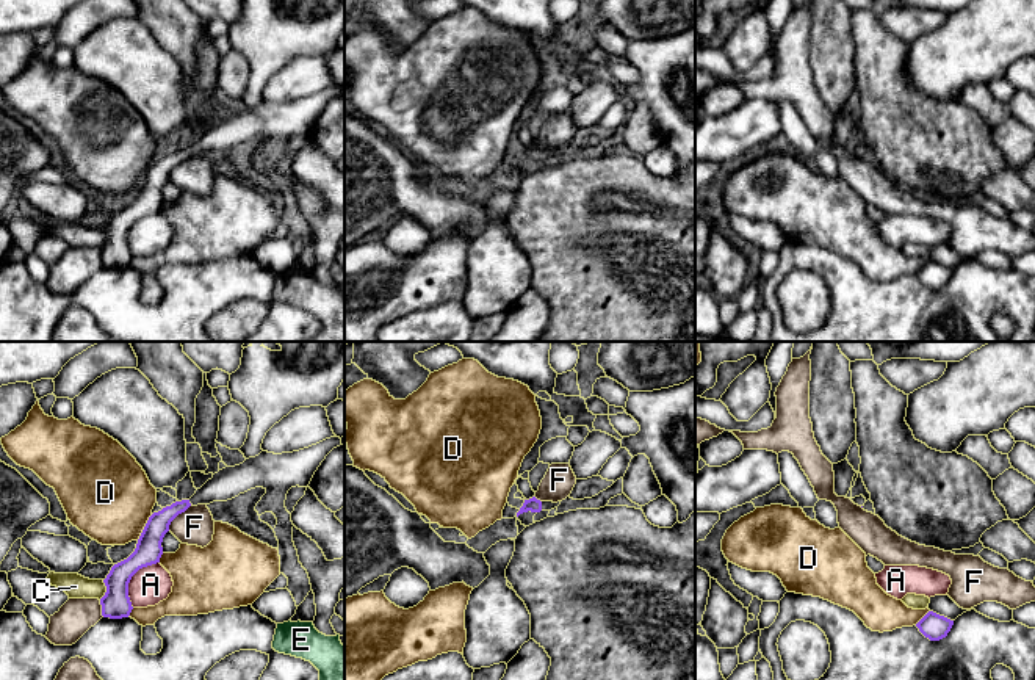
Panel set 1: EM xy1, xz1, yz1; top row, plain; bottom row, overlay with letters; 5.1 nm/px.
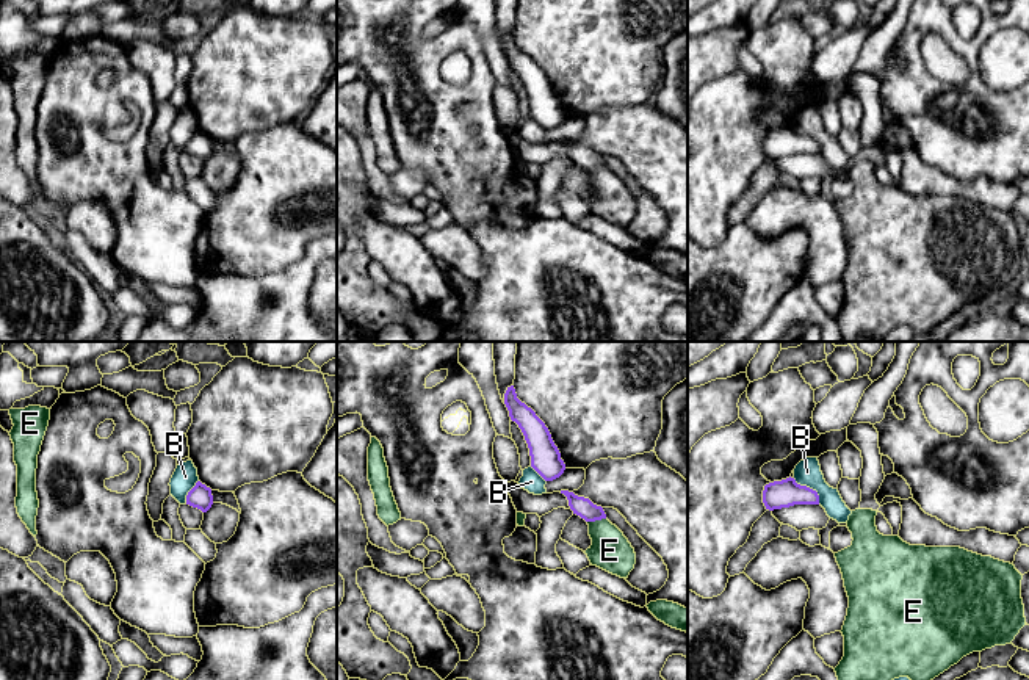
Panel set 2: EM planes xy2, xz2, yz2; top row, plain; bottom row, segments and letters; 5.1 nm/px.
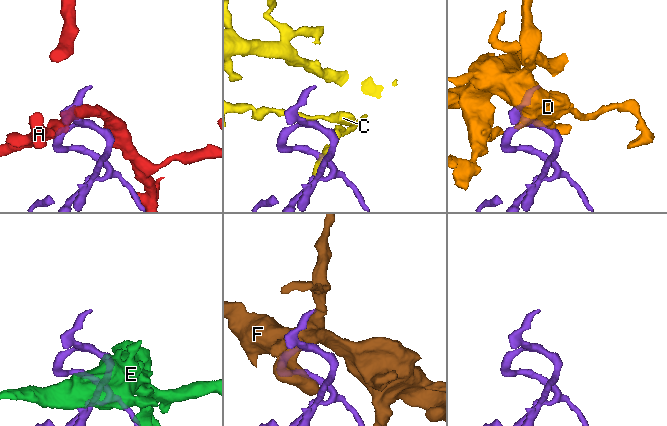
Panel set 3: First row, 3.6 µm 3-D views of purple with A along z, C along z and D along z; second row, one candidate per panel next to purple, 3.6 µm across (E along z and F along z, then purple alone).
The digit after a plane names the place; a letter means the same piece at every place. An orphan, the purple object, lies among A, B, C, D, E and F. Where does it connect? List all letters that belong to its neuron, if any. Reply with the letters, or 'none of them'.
none of them

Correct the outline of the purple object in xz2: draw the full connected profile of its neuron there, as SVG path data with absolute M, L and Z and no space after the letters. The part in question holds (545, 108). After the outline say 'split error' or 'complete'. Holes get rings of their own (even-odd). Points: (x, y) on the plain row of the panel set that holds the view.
M514 34L507 36L504 42L504 53L512 71L522 78L529 97L531 116L545 128L553 130L559 127L565 113L554 94L551 83L545 72L536 61L517 47Z | complete

